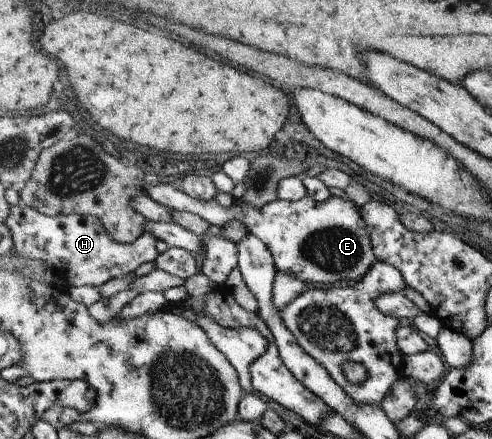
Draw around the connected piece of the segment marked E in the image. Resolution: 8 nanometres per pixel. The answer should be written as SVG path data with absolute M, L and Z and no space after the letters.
M156 184L152 187L148 194L152 199L162 203L165 207L170 207L172 211L186 211L186 213L194 213L198 217L202 217L204 221L208 221L210 225L224 226L230 218L236 217L238 221L243 223L250 235L259 237L270 250L272 254L276 271L286 273L286 275L294 275L296 279L310 283L310 285L342 285L342 281L358 281L360 275L364 275L368 271L368 267L374 263L374 247L373 242L368 241L370 231L366 229L366 221L362 219L362 215L358 215L358 211L352 207L349 200L331 195L328 201L314 201L313 197L308 195L302 197L298 201L286 201L284 199L276 199L264 205L260 209L254 209L250 205L244 205L234 201L232 207L223 207L216 199L208 199L202 201L198 198L190 197L183 190L180 184Z

